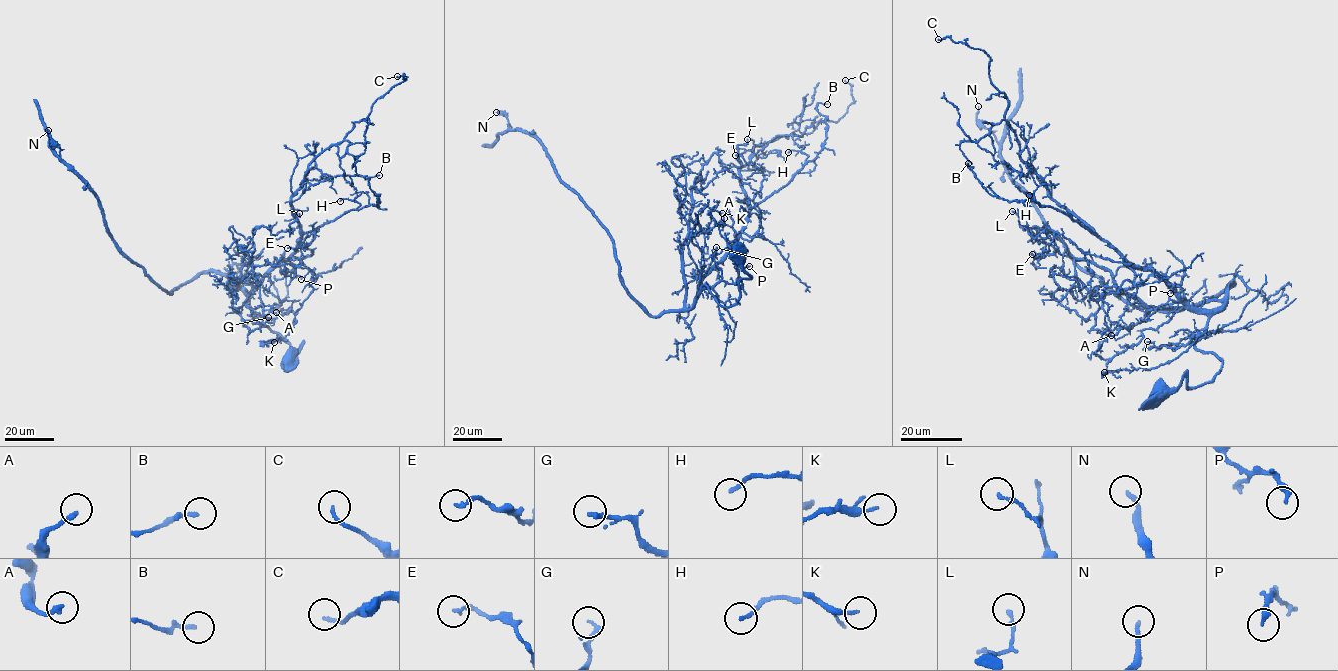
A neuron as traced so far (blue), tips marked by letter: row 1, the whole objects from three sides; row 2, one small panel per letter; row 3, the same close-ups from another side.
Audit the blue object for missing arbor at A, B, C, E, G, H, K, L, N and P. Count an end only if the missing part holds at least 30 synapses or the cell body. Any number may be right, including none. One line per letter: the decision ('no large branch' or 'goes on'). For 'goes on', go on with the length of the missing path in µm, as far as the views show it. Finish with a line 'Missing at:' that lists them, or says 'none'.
A: no large branch
B: no large branch
C: no large branch
E: no large branch
G: no large branch
H: no large branch
K: no large branch
L: no large branch
N: no large branch
P: no large branch
Missing at: none

